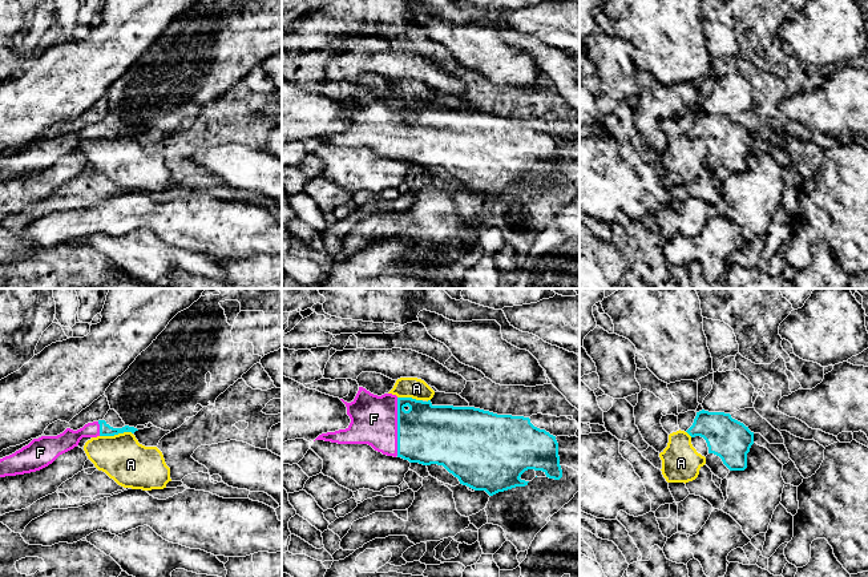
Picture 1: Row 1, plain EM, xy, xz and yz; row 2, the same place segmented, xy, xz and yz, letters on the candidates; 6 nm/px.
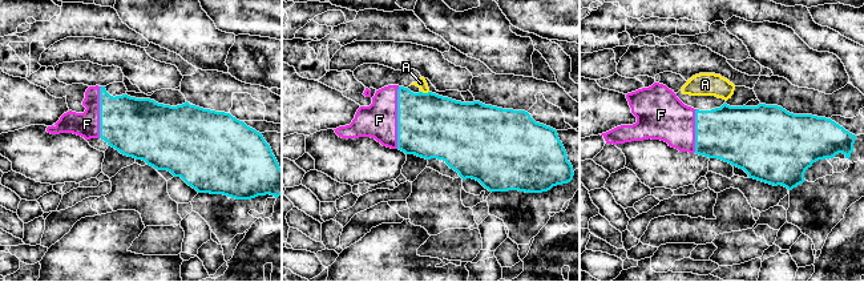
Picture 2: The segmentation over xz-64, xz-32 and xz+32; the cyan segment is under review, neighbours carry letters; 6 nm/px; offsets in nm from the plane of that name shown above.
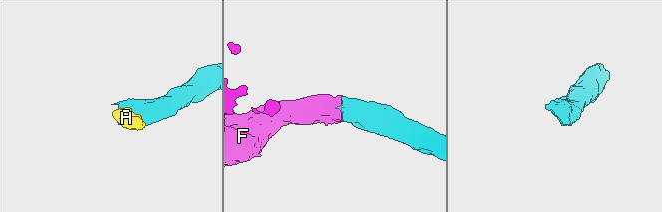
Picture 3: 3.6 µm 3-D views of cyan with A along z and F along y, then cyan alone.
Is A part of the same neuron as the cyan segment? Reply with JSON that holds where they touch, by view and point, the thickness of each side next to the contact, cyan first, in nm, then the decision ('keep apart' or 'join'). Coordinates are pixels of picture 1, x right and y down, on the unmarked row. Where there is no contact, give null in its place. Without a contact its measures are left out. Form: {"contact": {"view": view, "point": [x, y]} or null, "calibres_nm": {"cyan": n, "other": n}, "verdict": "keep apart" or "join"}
{"contact": {"view": "xy", "point": [116, 136]}, "calibres_nm": {"cyan": 80, "other": 280}, "verdict": "keep apart"}

